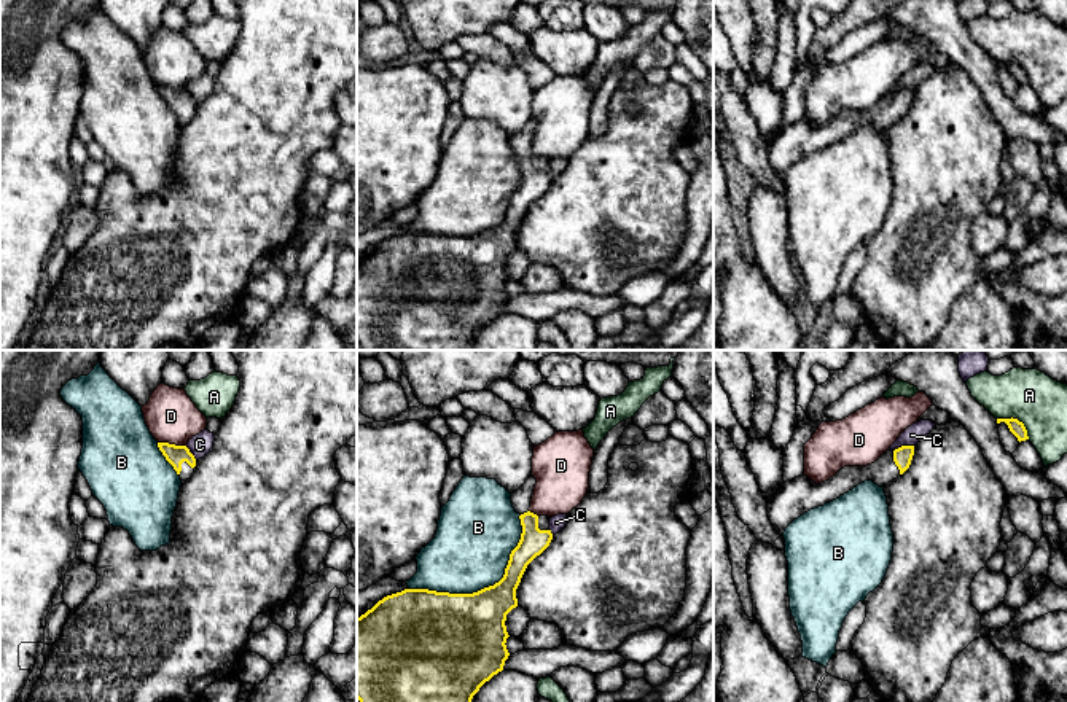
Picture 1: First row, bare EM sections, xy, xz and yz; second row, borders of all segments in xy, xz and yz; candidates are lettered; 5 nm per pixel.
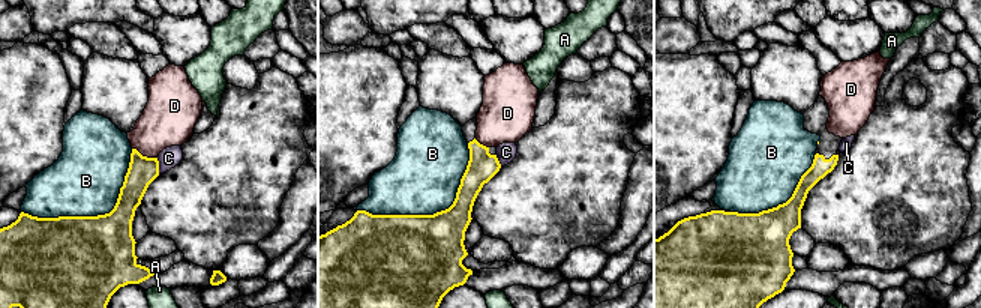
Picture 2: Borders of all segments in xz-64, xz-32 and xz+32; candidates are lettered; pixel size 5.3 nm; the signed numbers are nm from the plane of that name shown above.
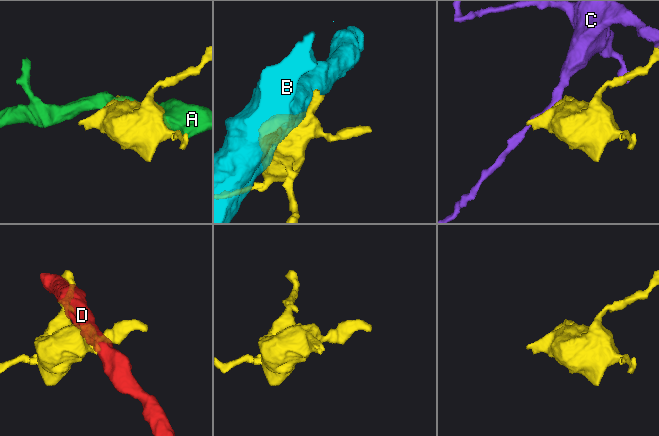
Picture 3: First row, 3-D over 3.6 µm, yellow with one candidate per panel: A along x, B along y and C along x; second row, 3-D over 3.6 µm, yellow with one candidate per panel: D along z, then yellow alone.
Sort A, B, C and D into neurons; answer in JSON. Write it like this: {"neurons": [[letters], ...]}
{"neurons": [["A"], ["B"], ["C"], ["D"]]}

